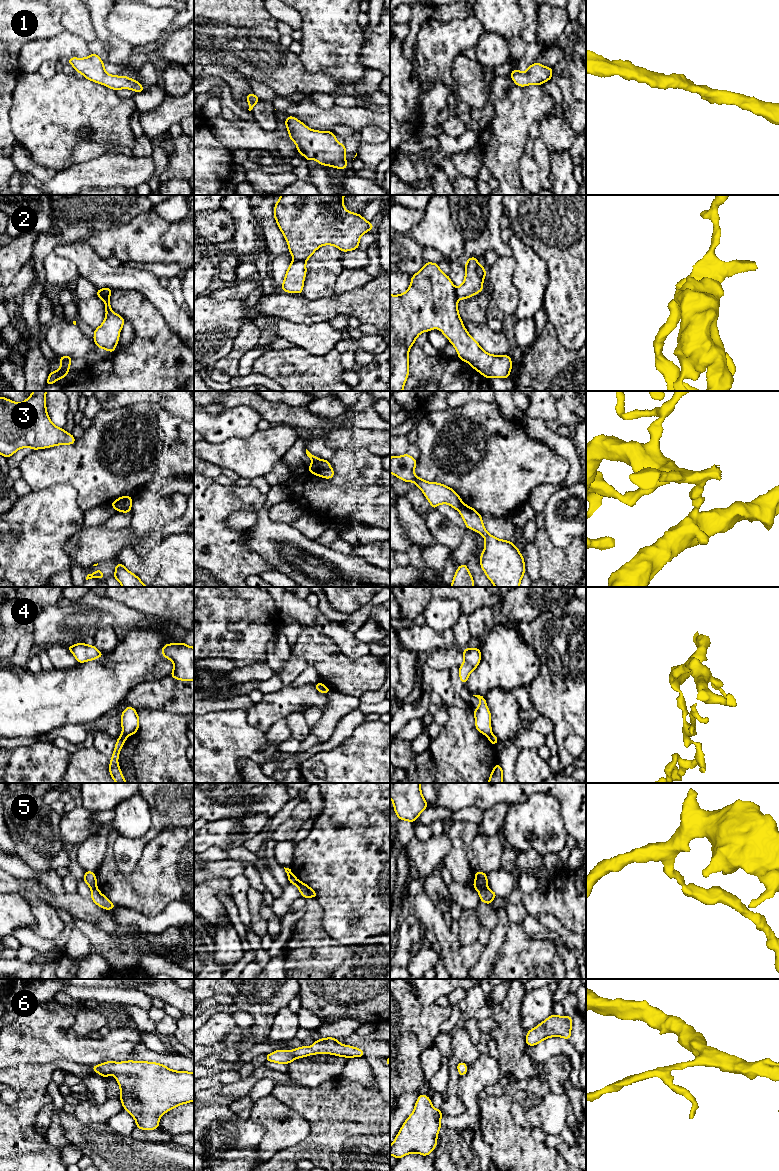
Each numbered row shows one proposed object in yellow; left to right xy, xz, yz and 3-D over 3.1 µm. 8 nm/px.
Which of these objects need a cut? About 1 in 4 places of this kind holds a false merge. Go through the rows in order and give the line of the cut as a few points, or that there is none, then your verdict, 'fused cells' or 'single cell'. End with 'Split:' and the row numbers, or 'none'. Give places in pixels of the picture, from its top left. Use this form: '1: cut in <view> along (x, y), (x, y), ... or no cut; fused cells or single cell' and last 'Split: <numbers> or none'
1: no cut; single cell
2: cut in xz along (294, 259), (305, 261); fused cells
3: cut in xz along (320, 459), (312, 462); fused cells
4: cut in xy along (122, 732), (127, 735); fused cells
5: cut in yz along (486, 886), (478, 891); fused cells
6: no cut; single cell
Split: 2, 3, 4, 5

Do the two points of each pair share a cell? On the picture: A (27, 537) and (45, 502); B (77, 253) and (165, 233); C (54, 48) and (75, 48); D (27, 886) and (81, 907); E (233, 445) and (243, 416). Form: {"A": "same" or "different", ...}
{"A": "same", "B": "different", "C": "same", "D": "same", "E": "different"}

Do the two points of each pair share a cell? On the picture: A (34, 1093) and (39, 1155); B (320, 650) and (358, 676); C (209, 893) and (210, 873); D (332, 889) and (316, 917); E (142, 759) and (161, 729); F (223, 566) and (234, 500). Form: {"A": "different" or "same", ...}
{"A": "same", "B": "same", "C": "different", "D": "different", "E": "same", "F": "same"}

